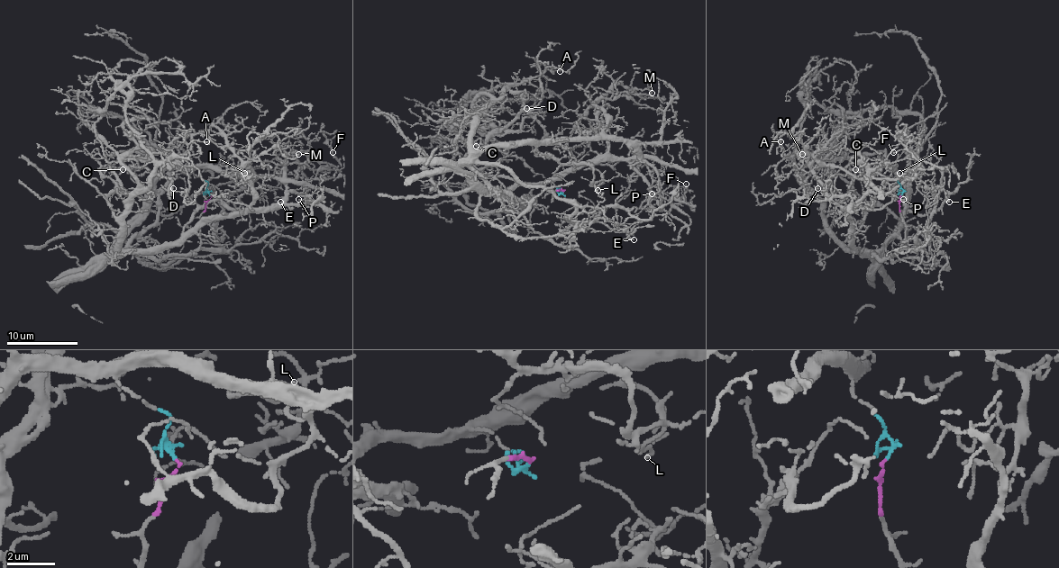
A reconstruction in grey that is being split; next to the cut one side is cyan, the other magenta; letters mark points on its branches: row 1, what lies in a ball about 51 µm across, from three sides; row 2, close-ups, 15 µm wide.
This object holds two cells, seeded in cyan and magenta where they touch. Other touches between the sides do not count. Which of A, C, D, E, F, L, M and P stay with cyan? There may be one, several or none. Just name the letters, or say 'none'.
none

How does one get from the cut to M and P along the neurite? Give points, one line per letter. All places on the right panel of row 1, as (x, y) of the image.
M: (899, 195), (905, 239), (898, 249), (884, 258), (857, 249), (848, 216), (806, 154), (797, 154), (802, 154)
P: (899, 195), (905, 239), (898, 249), (884, 258), (857, 249), (848, 212), (870, 192), (903, 198)

